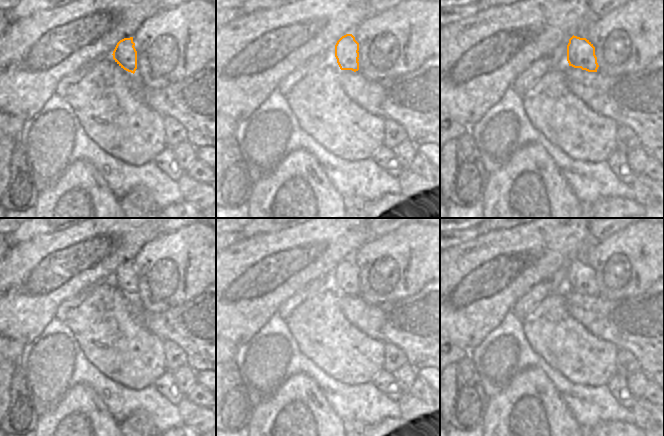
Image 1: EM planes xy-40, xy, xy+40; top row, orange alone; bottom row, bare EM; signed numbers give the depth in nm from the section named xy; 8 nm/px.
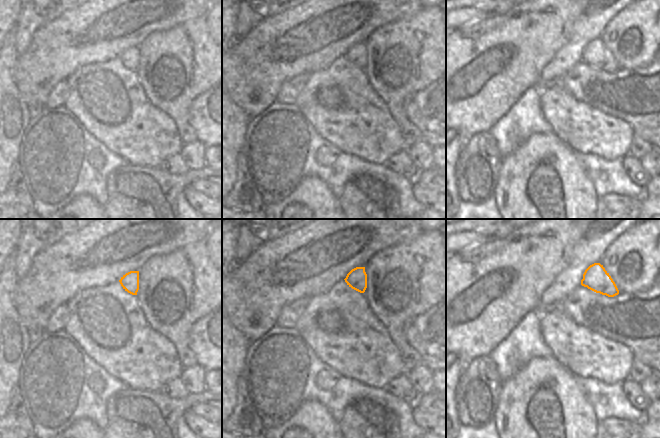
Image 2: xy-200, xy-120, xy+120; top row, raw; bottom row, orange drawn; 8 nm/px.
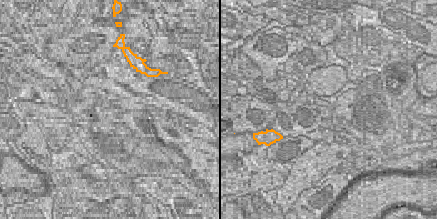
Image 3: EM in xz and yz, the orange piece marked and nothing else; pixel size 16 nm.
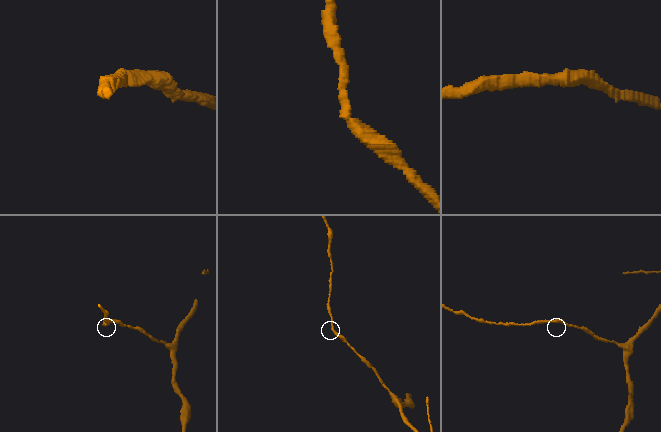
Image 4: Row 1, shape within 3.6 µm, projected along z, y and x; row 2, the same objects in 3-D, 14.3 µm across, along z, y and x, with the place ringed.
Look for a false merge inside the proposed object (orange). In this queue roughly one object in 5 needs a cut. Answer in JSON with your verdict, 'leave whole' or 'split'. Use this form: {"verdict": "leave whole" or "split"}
{"verdict": "leave whole"}

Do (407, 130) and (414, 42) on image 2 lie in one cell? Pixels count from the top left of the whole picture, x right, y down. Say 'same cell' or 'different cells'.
same cell

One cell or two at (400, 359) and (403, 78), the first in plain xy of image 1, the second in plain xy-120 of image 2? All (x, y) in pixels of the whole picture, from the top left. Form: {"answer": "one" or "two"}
{"answer": "one"}

